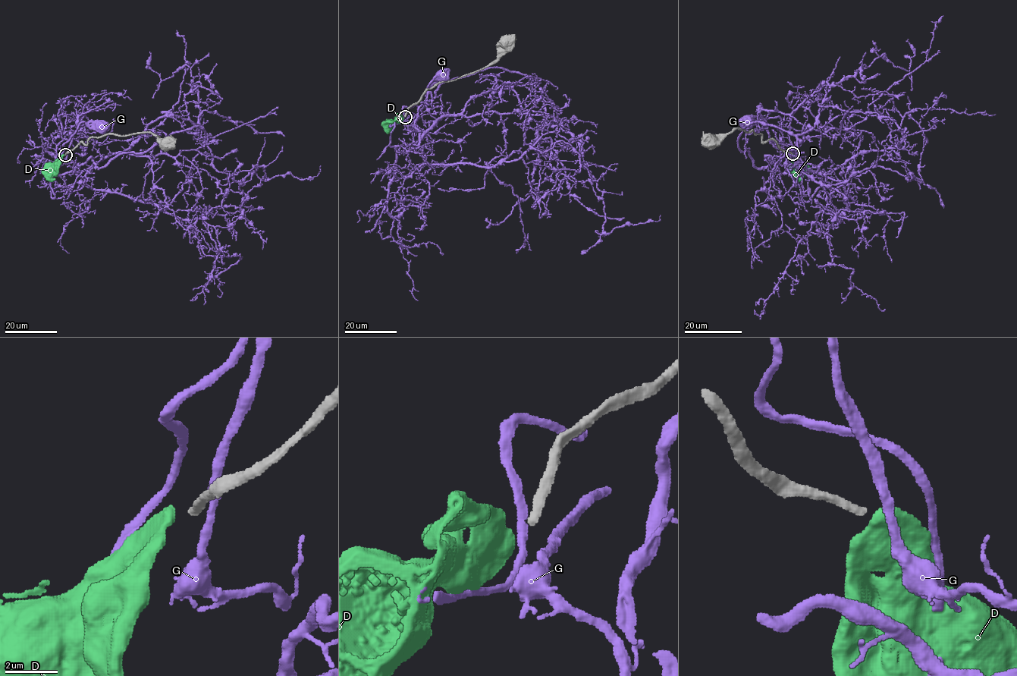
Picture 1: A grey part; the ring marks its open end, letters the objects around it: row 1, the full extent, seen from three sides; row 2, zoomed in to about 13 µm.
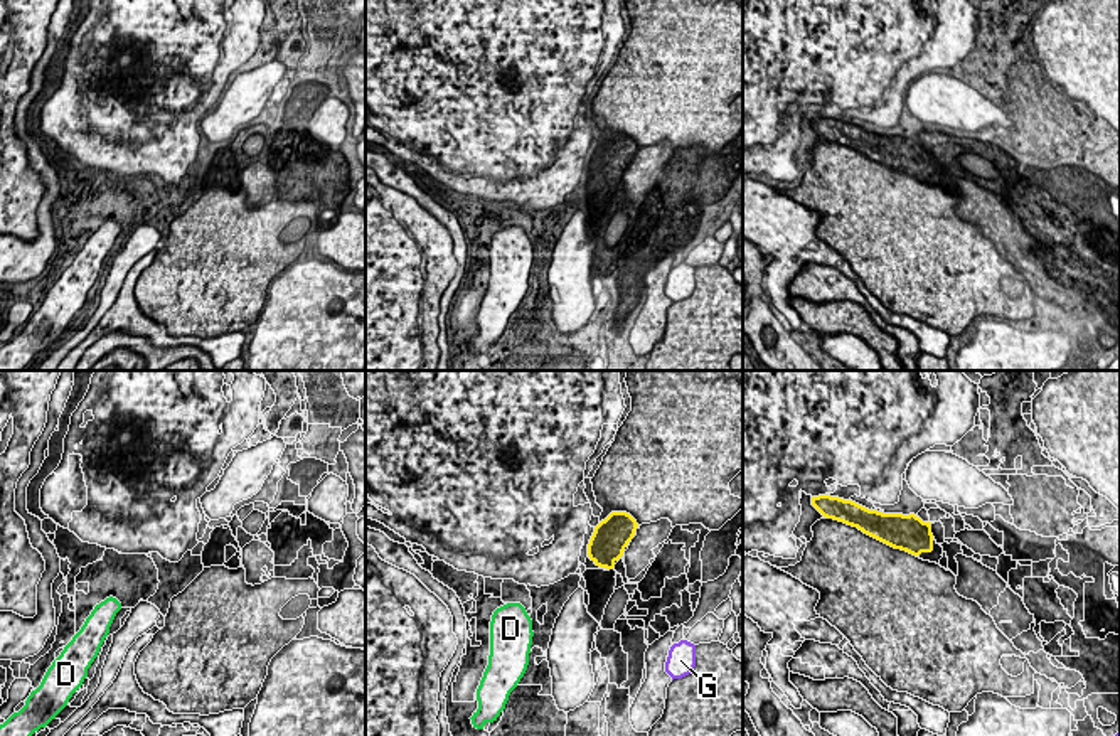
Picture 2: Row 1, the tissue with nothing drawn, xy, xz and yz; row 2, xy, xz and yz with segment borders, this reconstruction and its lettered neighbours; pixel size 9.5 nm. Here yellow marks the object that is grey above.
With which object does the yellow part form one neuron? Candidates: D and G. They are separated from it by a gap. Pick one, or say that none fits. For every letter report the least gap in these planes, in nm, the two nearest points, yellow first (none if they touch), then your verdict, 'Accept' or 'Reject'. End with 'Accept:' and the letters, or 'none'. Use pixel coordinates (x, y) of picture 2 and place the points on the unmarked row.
D: Distance 800 nm. Across: xz (590, 181), (524, 231). Reject
G: Distance 950 nm. Across: xz (612, 191), (674, 266). Reject
Accept: none

